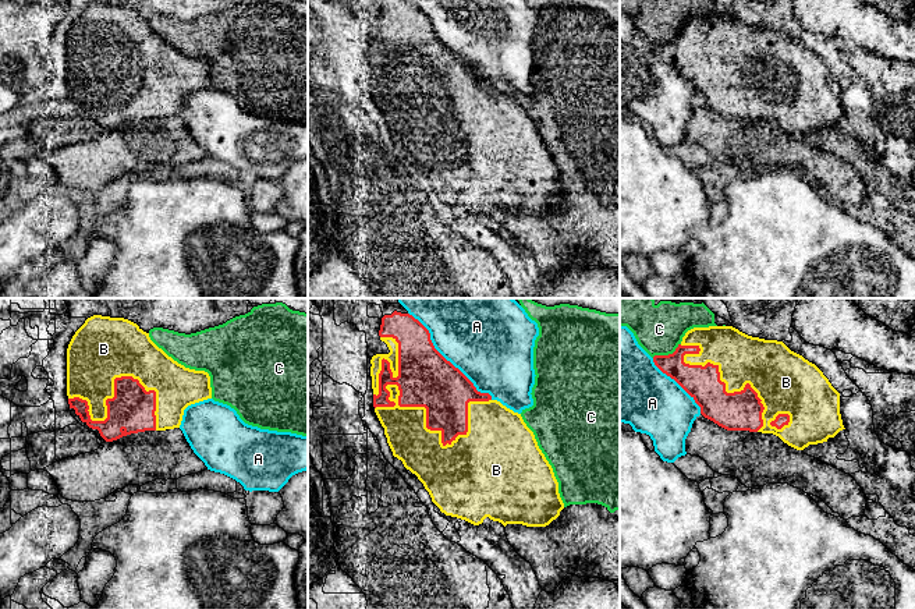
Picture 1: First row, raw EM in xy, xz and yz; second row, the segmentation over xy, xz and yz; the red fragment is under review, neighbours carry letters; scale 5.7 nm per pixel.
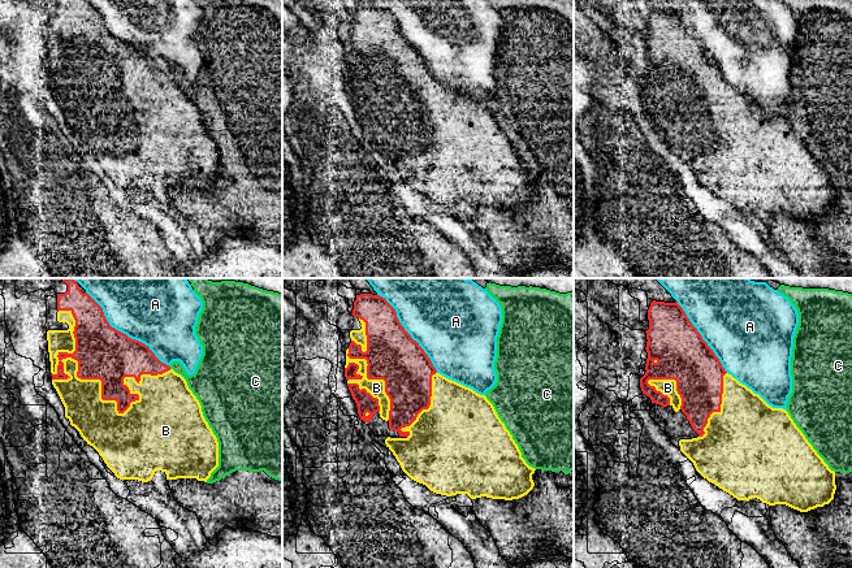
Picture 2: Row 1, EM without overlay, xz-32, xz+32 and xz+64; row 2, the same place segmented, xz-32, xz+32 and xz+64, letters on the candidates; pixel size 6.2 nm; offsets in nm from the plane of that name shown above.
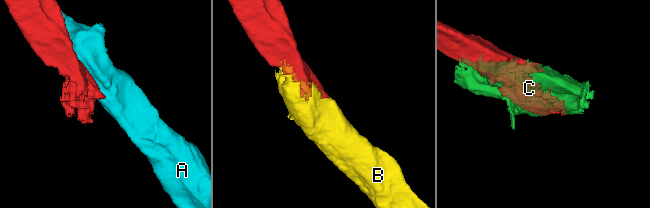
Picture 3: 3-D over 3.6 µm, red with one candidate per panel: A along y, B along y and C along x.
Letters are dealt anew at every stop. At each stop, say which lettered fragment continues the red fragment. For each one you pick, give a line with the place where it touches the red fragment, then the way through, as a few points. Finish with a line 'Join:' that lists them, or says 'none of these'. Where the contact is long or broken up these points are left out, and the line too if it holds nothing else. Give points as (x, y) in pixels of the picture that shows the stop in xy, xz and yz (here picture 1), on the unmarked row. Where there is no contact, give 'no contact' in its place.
B: meets red in xz at (442, 121)
Join: B

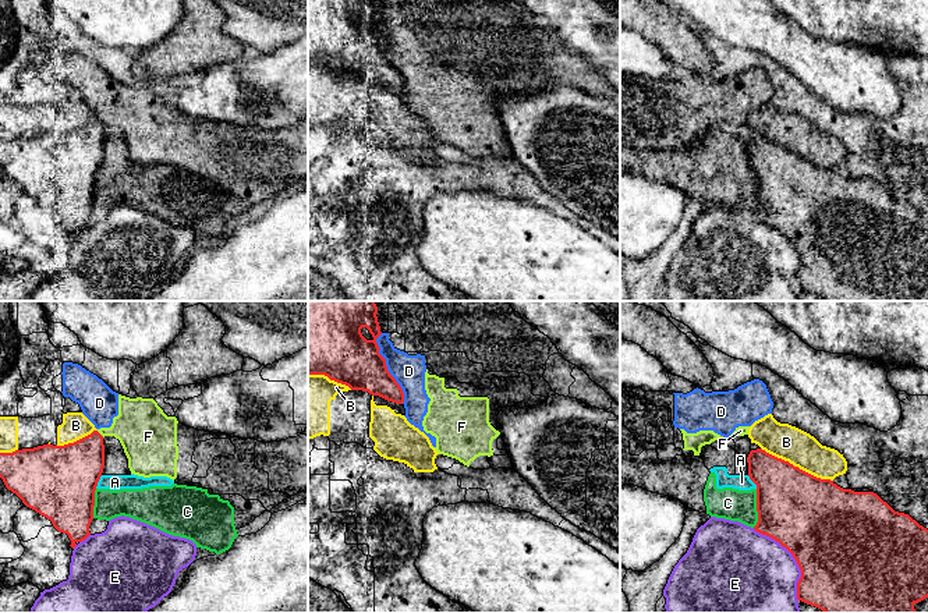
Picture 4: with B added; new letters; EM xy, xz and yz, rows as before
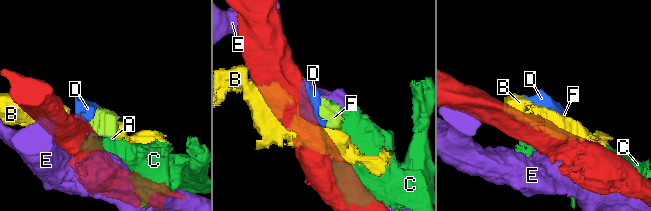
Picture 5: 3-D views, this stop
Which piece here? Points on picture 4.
Join: none of these

